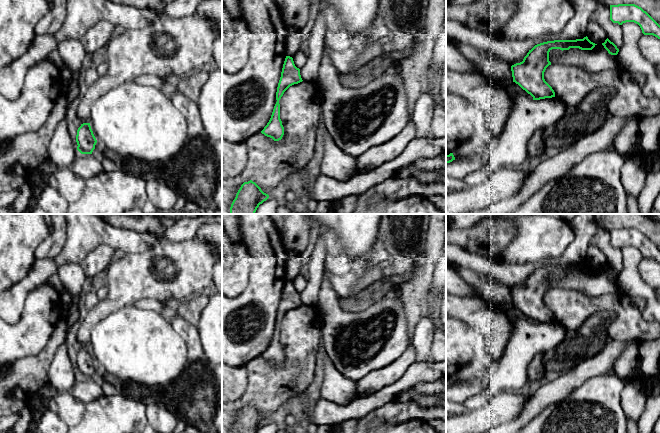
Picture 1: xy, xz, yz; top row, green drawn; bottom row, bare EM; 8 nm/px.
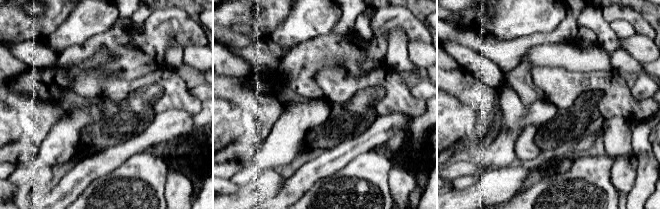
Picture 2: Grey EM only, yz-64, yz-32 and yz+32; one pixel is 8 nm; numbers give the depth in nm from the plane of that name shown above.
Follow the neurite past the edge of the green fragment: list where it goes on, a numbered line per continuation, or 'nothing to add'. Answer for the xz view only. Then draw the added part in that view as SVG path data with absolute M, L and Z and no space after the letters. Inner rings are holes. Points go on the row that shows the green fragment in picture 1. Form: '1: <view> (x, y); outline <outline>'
nothing to add

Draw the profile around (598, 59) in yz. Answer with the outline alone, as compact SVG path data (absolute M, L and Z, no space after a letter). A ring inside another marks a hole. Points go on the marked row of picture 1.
M602 44L595 45L592 50L552 49L549 52L549 61L551 64L571 65L588 72L600 72L620 67L617 55L609 54Z

